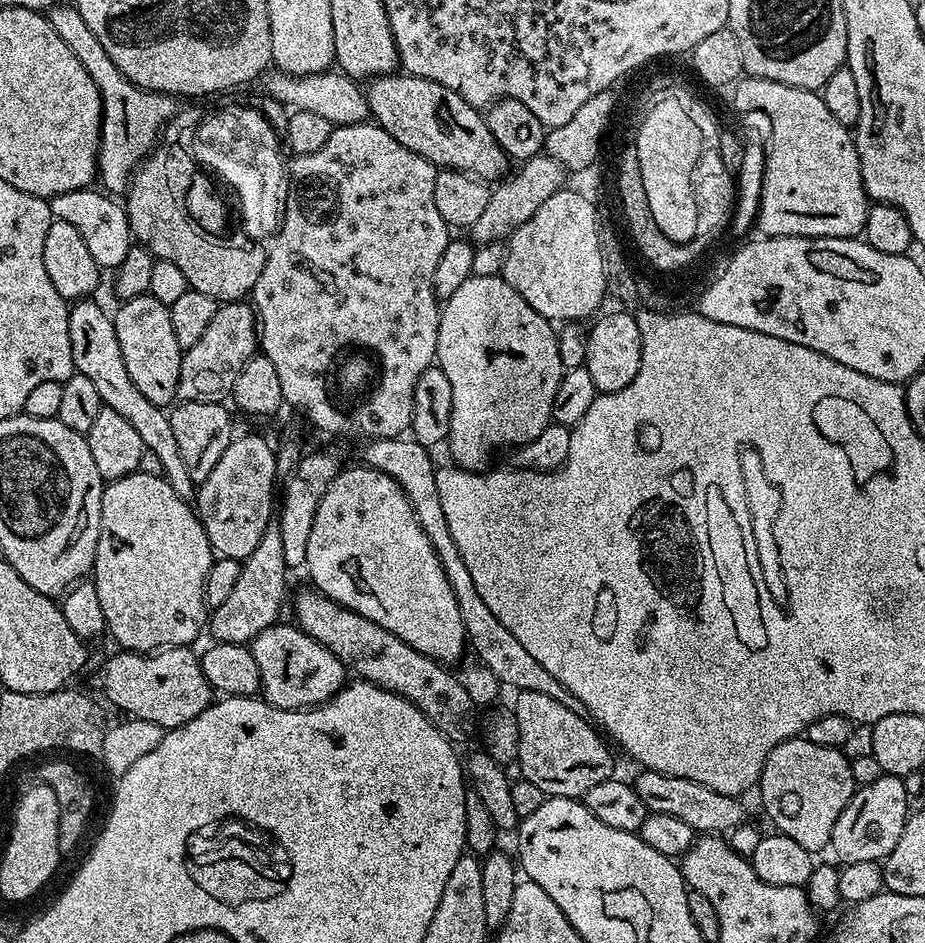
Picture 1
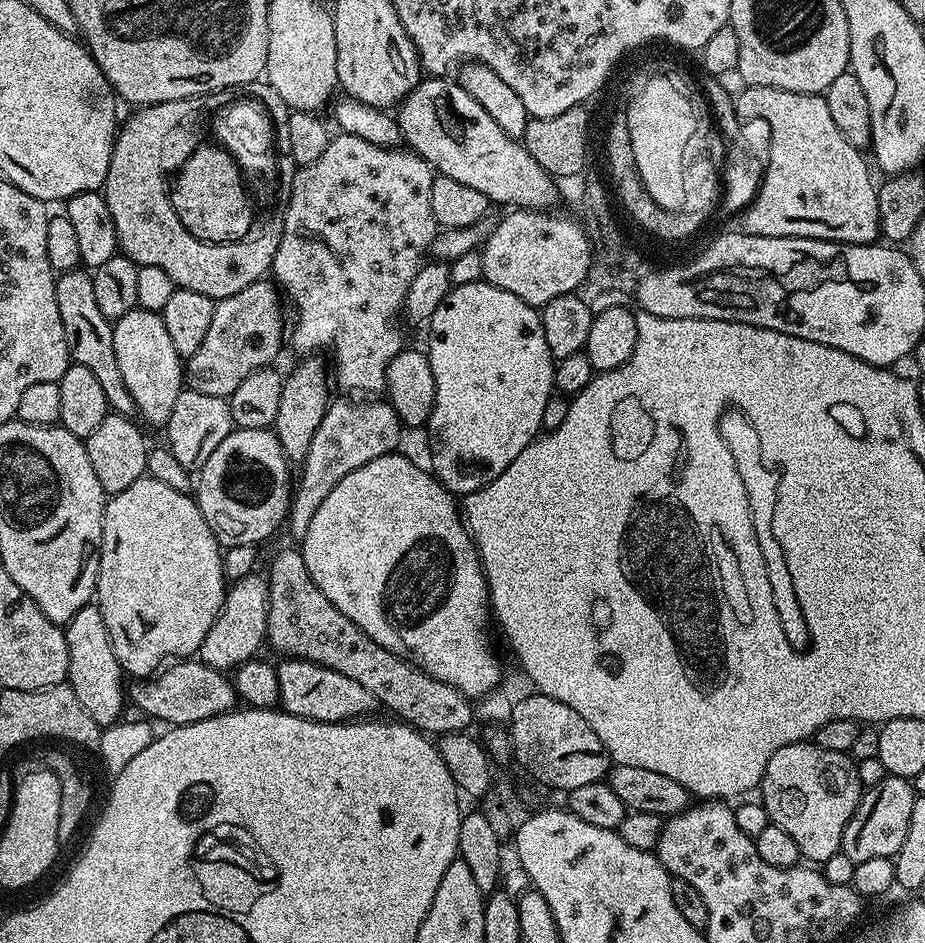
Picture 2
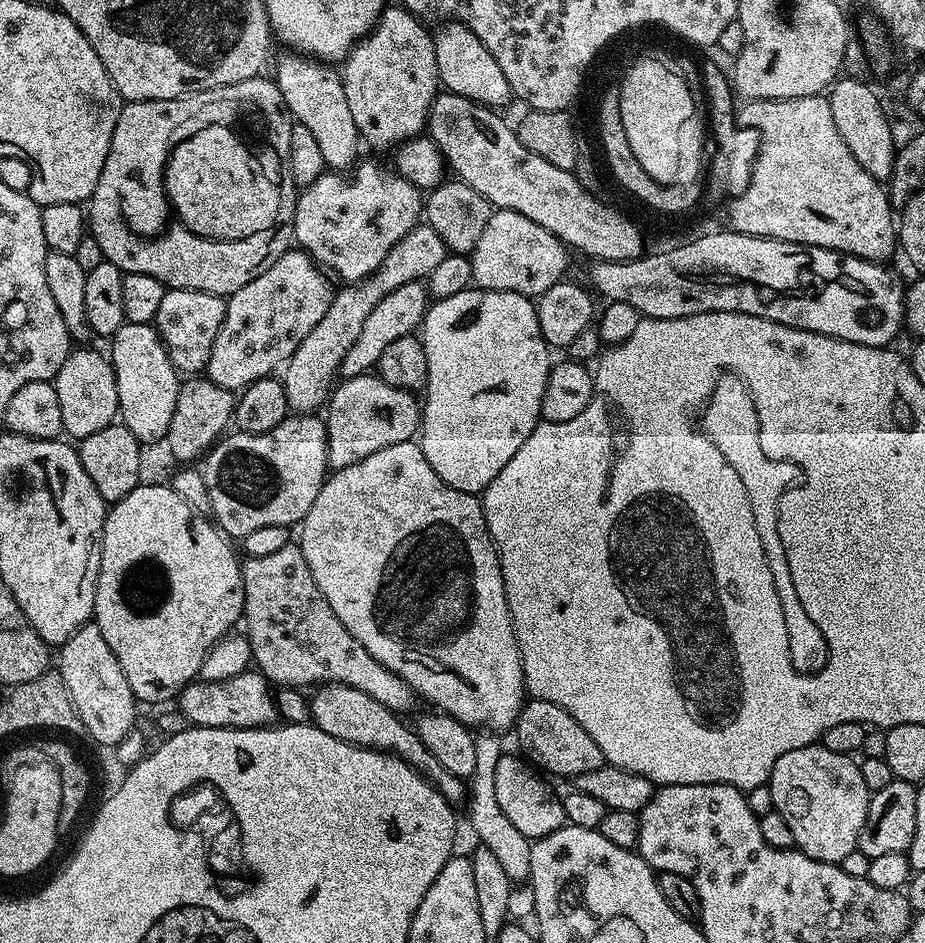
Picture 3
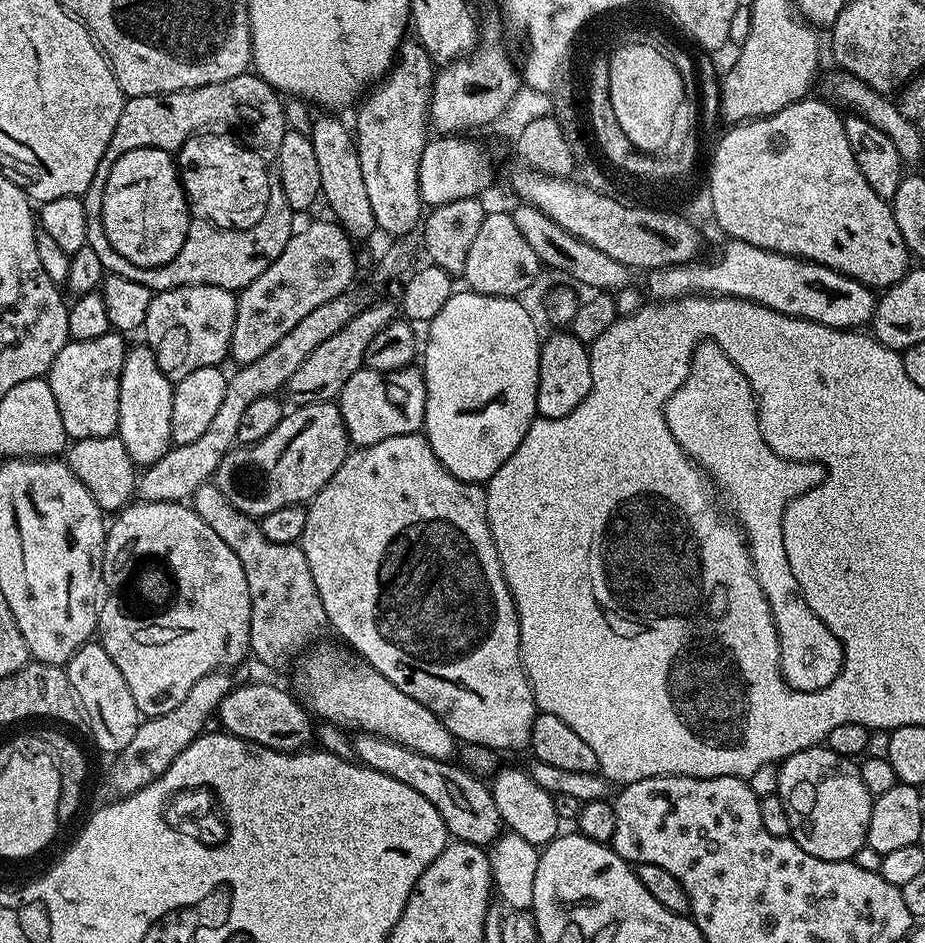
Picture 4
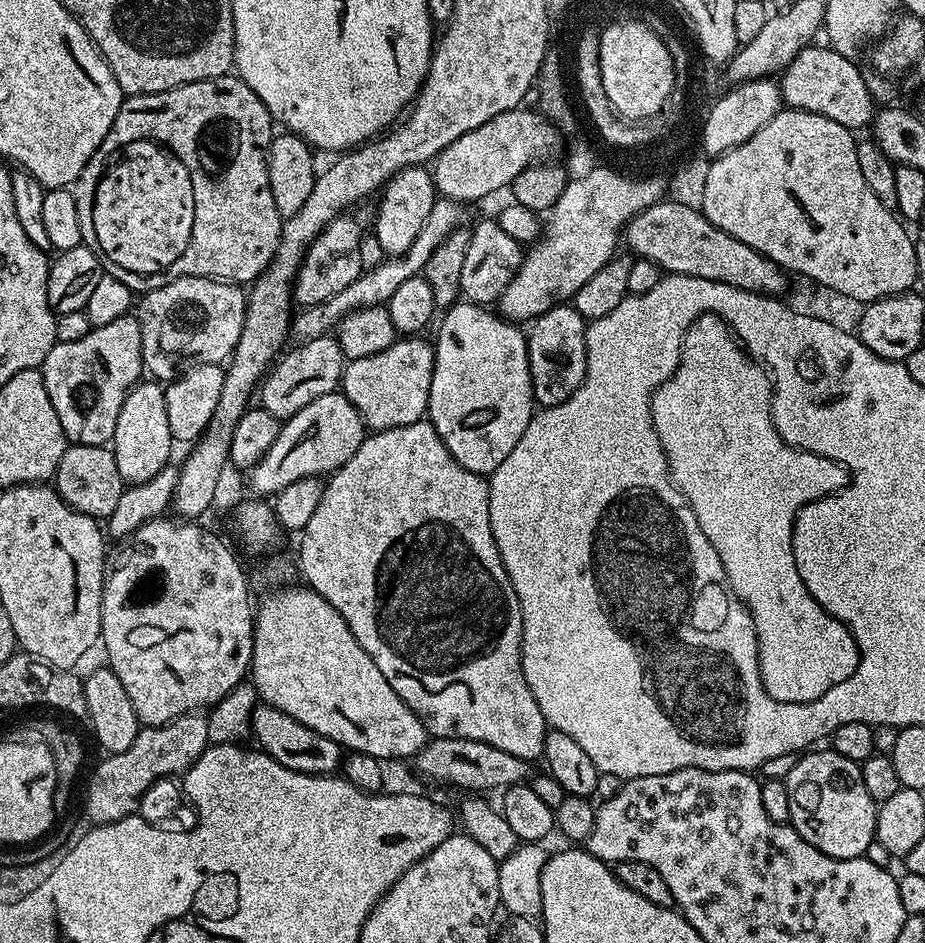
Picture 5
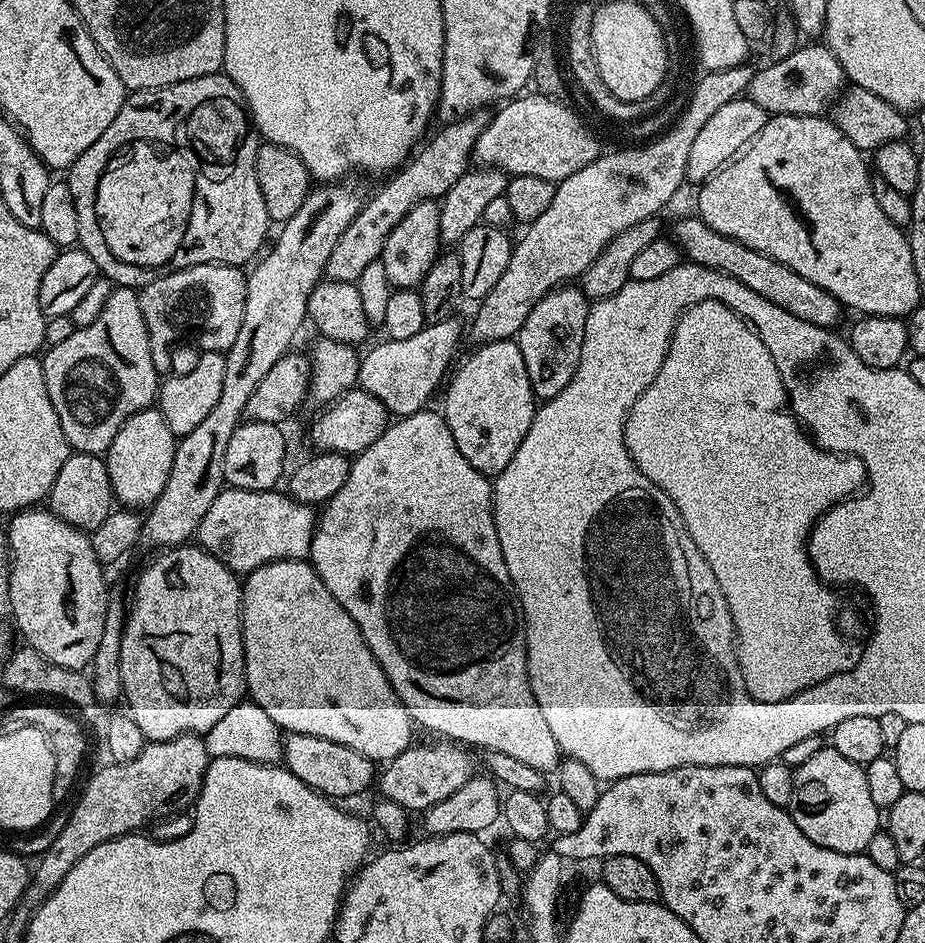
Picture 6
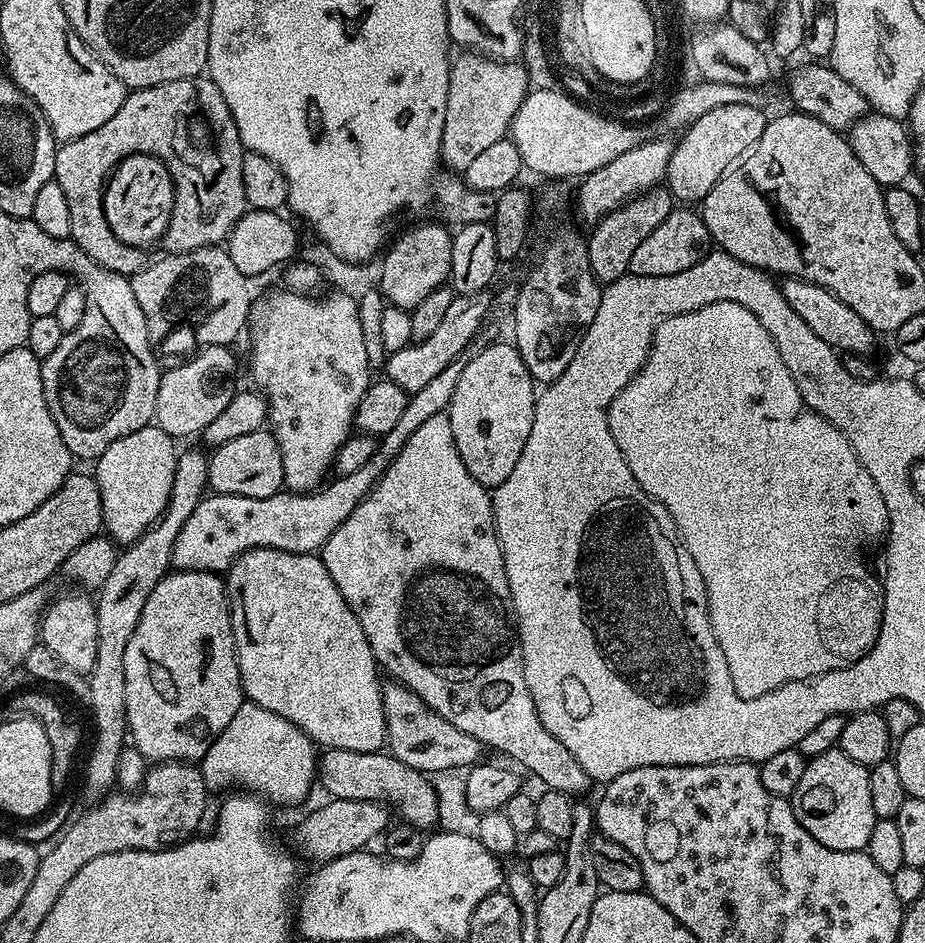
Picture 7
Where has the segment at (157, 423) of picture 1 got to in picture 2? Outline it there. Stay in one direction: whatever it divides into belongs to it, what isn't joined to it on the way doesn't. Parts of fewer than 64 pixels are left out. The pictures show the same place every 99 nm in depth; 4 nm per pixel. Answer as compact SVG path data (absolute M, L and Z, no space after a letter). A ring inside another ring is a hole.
M77 266L68 272L59 273L56 276L56 294L71 359L86 366L86 370L94 370L94 378L98 378L98 382L101 383L108 407L115 415L135 417L136 407L130 398L130 392L122 382L122 370L118 370L118 358L114 358L113 321L107 320L102 310L98 310L98 302L94 298L92 272Z

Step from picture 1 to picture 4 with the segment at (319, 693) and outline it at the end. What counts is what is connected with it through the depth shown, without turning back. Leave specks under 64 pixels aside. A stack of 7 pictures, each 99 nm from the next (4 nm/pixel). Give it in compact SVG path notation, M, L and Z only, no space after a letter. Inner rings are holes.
M369 732L355 733L351 741L356 751L355 759L365 768L373 768L390 778L398 778L398 782L406 782L410 790L418 790L418 794L422 794L422 798L426 798L426 802L430 802L430 806L434 806L434 810L442 814L442 822L449 837L455 838L461 844L481 846L489 846L499 839L502 821L491 787L476 773L469 772L456 762L426 758L418 754L418 750L410 750L398 742Z

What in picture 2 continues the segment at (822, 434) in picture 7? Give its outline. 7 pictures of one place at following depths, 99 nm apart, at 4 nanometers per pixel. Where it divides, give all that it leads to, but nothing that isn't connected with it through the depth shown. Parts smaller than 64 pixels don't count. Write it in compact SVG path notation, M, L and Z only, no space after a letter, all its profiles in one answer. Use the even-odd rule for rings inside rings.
M739 410L725 412L720 417L720 433L730 450L730 454L734 458L734 462L738 466L738 474L742 478L742 486L748 495L748 509L752 515L752 525L756 531L756 541L764 555L764 565L768 575L770 604L780 619L780 625L784 631L784 643L797 650L807 649L812 643L810 630L806 626L806 618L802 614L802 606L798 606L798 594L794 594L794 582L790 578L790 566L786 566L786 558L782 554L782 546L778 546L778 538L774 538L774 510L776 509L776 499L780 493L779 475L766 463L766 449L760 445L758 430L754 430L754 426L745 418L743 412Z

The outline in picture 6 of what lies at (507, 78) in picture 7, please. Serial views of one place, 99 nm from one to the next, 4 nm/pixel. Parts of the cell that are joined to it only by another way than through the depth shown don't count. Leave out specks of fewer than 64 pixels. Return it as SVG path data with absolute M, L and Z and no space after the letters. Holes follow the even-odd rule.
M469 114L445 123L444 129L432 141L429 139L403 167L391 173L385 179L388 181L373 196L371 193L370 199L360 209L360 213L352 219L350 226L346 226L342 238L338 238L338 246L330 250L330 258L324 267L324 276L327 279L355 282L358 274L362 274L362 270L366 270L370 262L380 259L382 246L390 230L394 230L394 226L418 202L439 201L448 193L450 186L454 186L454 182L458 182L458 178L462 178L464 173L469 171L468 159L470 161L473 159L480 131L484 129L486 123L485 117L482 117L480 114Z

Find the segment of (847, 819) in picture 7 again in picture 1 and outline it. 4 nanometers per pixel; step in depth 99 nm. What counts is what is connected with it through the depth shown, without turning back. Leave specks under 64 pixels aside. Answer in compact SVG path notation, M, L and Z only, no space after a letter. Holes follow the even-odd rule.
M797 738L782 742L774 746L774 750L770 750L760 775L758 793L760 792L760 800L764 803L765 814L776 827L773 829L781 836L794 838L794 842L798 842L798 846L802 846L807 852L816 854L819 853L819 848L827 849L831 845L834 822L838 822L838 814L846 810L857 787L851 763L841 749L818 746L806 738Z

